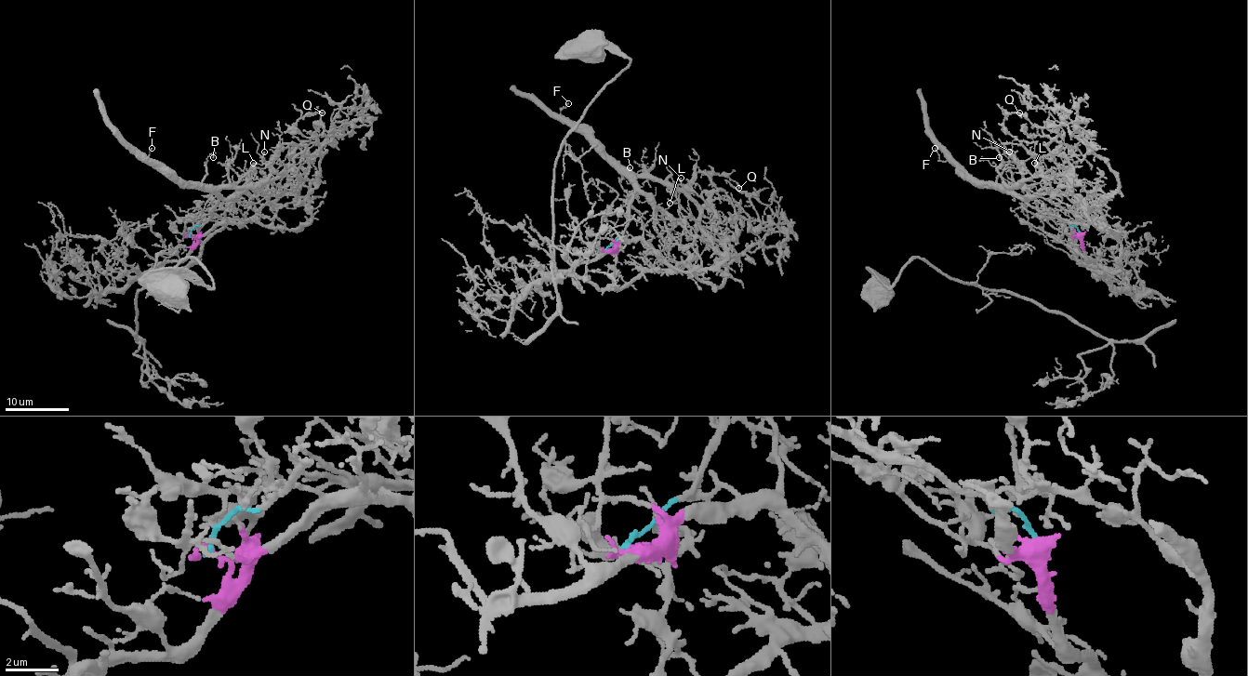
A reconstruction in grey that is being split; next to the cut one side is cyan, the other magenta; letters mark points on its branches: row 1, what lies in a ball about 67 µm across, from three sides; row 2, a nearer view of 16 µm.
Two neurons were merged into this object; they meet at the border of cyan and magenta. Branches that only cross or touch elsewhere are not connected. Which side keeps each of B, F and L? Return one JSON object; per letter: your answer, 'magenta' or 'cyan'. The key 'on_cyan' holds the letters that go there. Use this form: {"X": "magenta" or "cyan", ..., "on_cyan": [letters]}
{"B": "cyan", "F": "cyan", "L": "cyan", "on_cyan": ["B", "F", "L"]}

